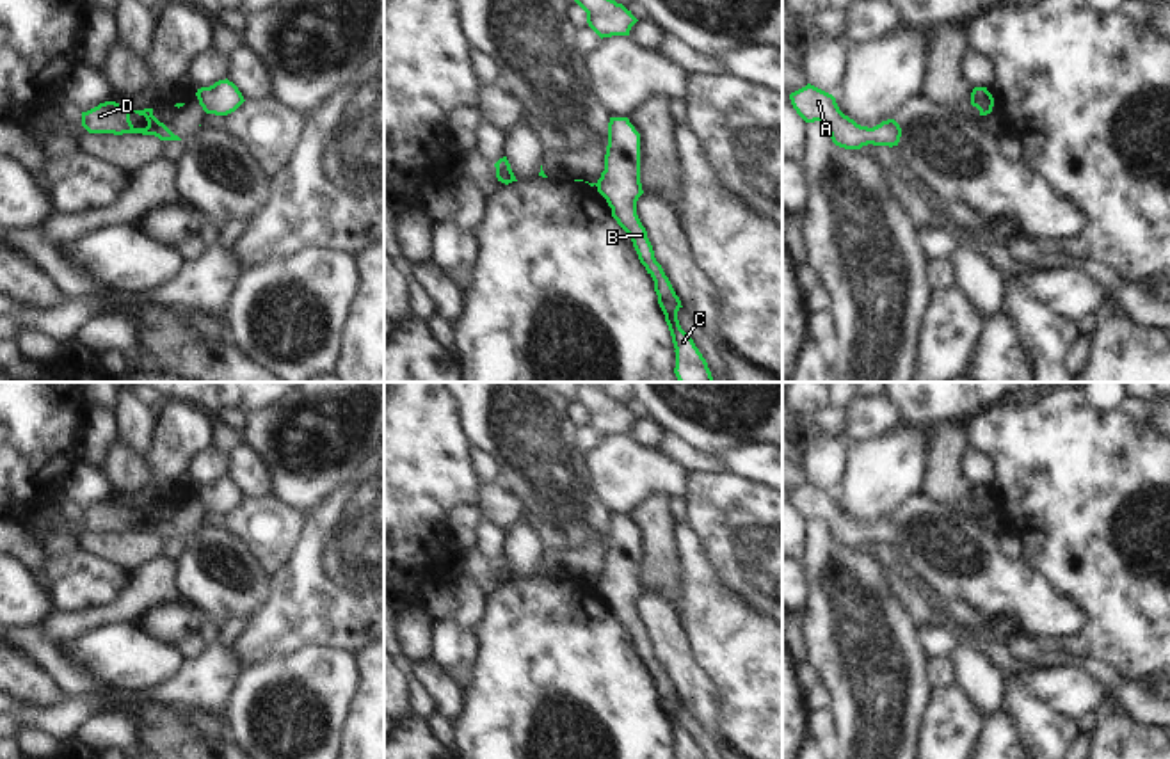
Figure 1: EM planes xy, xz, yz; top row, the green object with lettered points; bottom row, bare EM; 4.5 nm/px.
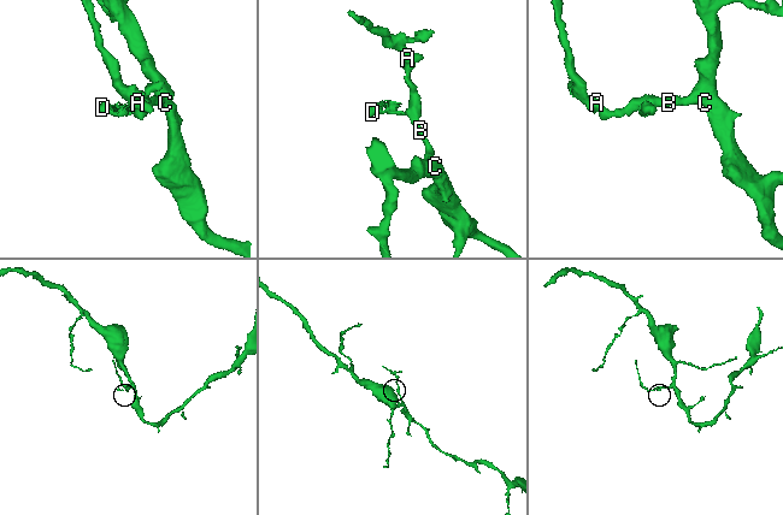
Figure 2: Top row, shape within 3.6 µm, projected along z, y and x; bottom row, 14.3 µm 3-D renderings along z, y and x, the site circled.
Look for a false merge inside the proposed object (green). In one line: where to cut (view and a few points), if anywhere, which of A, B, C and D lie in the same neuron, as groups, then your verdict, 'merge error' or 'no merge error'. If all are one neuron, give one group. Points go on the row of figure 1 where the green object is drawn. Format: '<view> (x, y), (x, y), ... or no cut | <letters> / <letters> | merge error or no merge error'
yz (980, 111), (985, 114) | A B C / D | merge error

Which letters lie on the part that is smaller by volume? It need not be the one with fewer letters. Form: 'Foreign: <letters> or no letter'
Foreign: D.

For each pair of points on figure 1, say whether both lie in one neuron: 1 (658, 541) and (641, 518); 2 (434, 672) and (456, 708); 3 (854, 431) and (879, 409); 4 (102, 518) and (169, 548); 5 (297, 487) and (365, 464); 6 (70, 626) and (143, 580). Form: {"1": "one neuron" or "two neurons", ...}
{"1": "one neuron", "2": "one neuron", "3": "one neuron", "4": "two neurons", "5": "one neuron", "6": "one neuron"}

